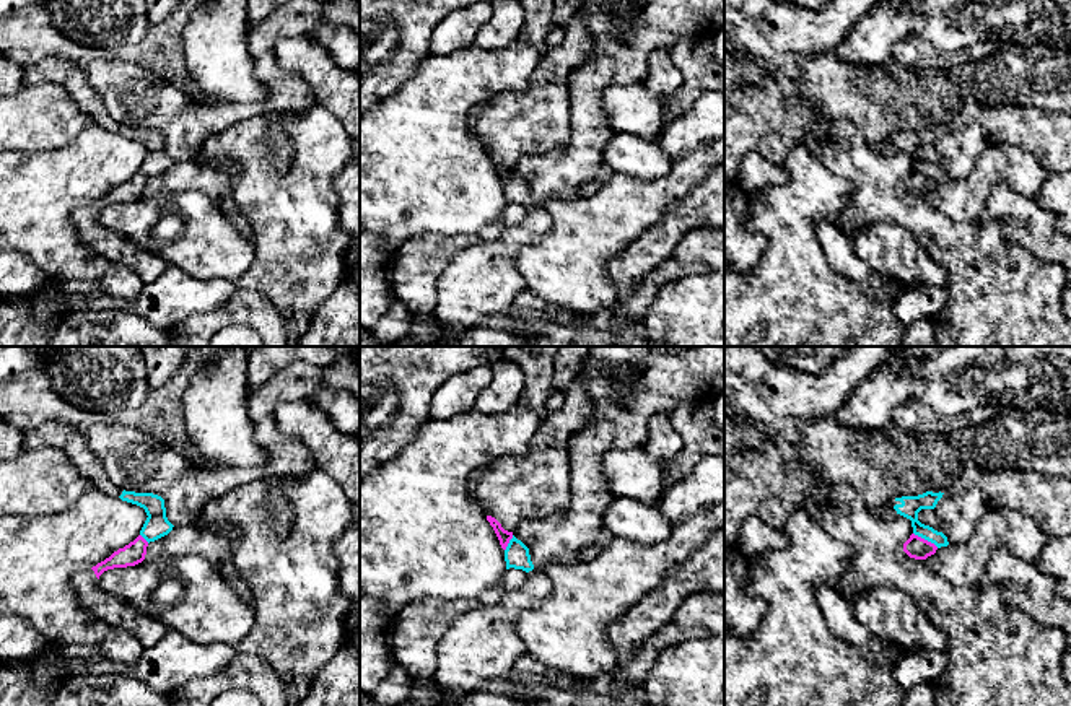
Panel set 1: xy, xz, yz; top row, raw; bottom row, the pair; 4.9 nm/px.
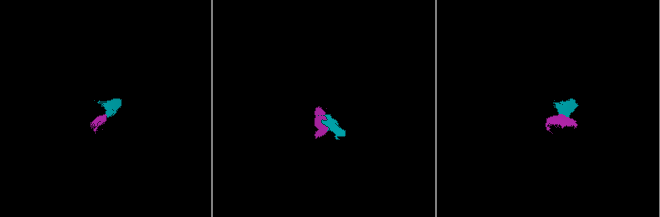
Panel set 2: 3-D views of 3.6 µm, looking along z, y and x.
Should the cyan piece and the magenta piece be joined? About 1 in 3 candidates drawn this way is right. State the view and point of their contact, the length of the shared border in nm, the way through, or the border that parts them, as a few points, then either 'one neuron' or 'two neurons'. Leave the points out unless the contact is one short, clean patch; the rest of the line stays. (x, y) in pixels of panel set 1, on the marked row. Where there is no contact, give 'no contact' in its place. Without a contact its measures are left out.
yz (926, 539) | 150 nm | along yz (913, 532), (938, 547) | two neurons

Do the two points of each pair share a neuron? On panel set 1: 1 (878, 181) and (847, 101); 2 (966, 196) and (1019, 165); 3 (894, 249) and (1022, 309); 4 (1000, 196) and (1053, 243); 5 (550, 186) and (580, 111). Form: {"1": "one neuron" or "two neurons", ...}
{"1": "two neurons", "2": "one neuron", "3": "two neurons", "4": "one neuron", "5": "one neuron"}

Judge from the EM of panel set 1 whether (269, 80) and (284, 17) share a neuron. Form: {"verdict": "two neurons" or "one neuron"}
{"verdict": "one neuron"}

